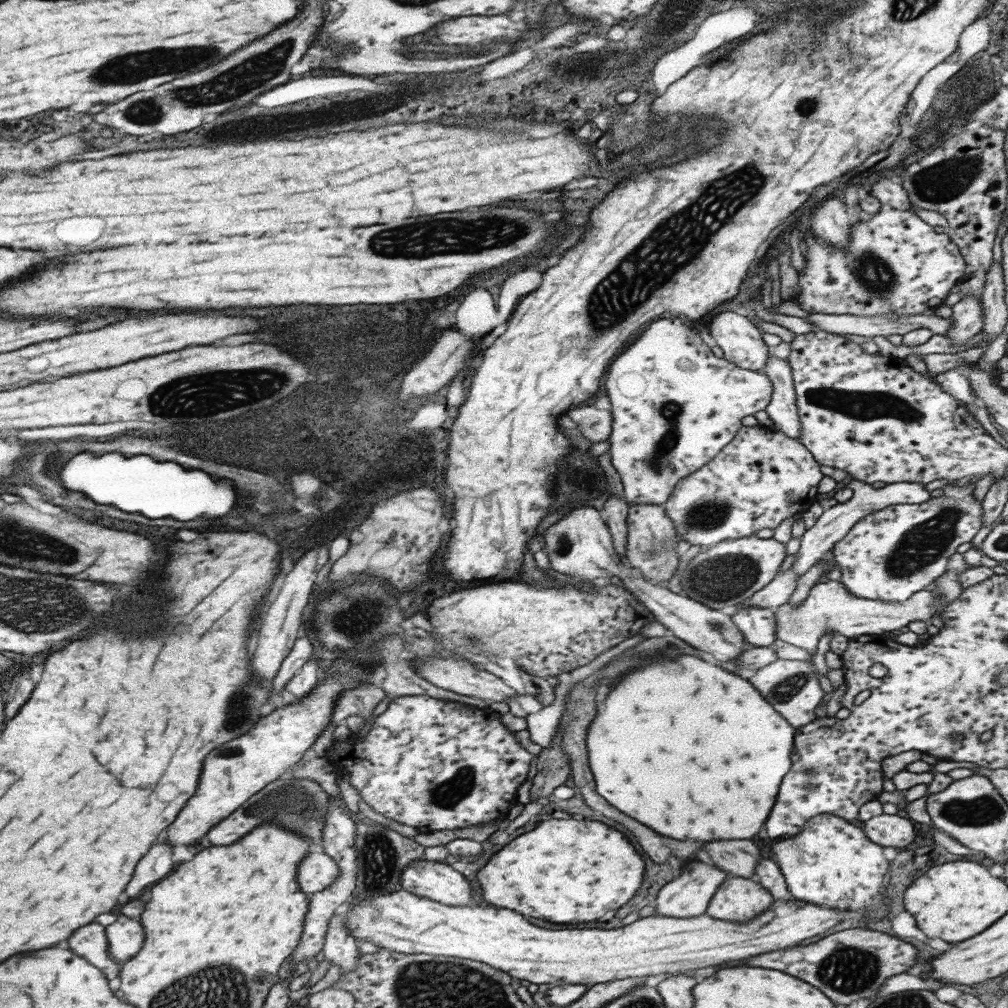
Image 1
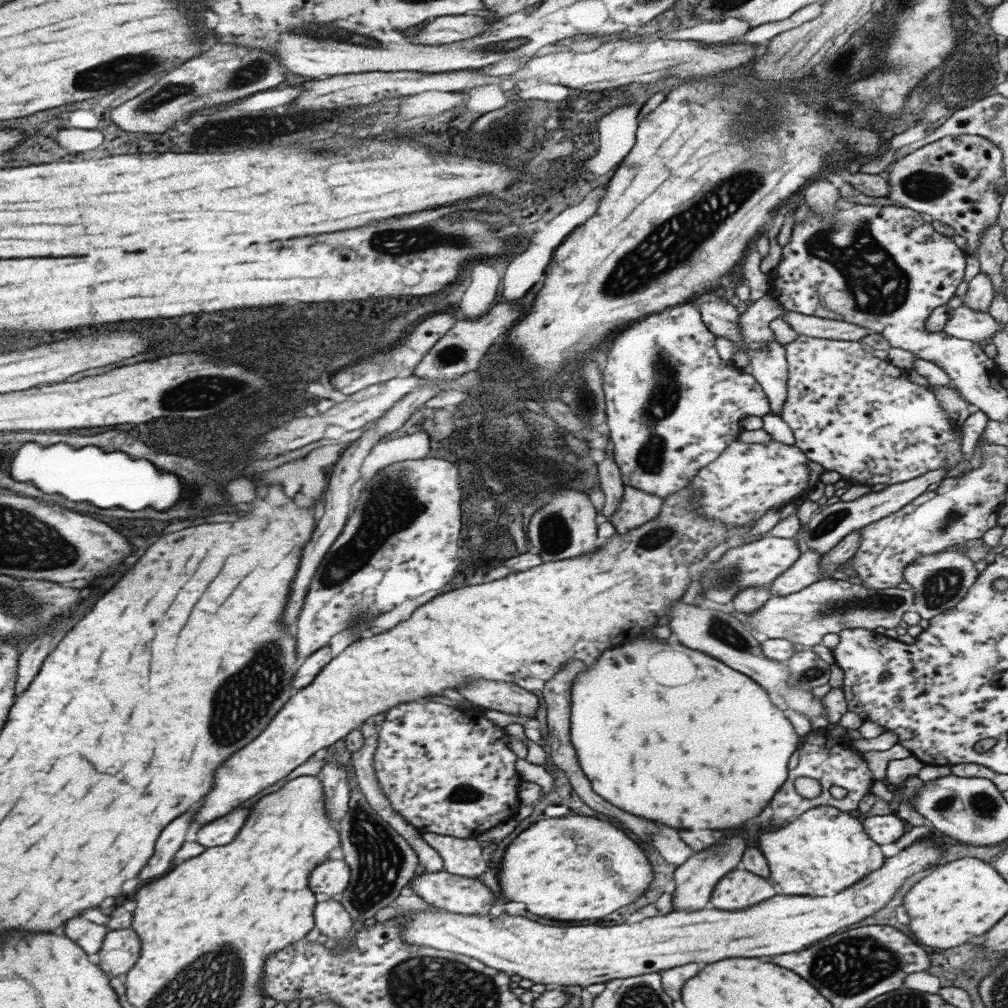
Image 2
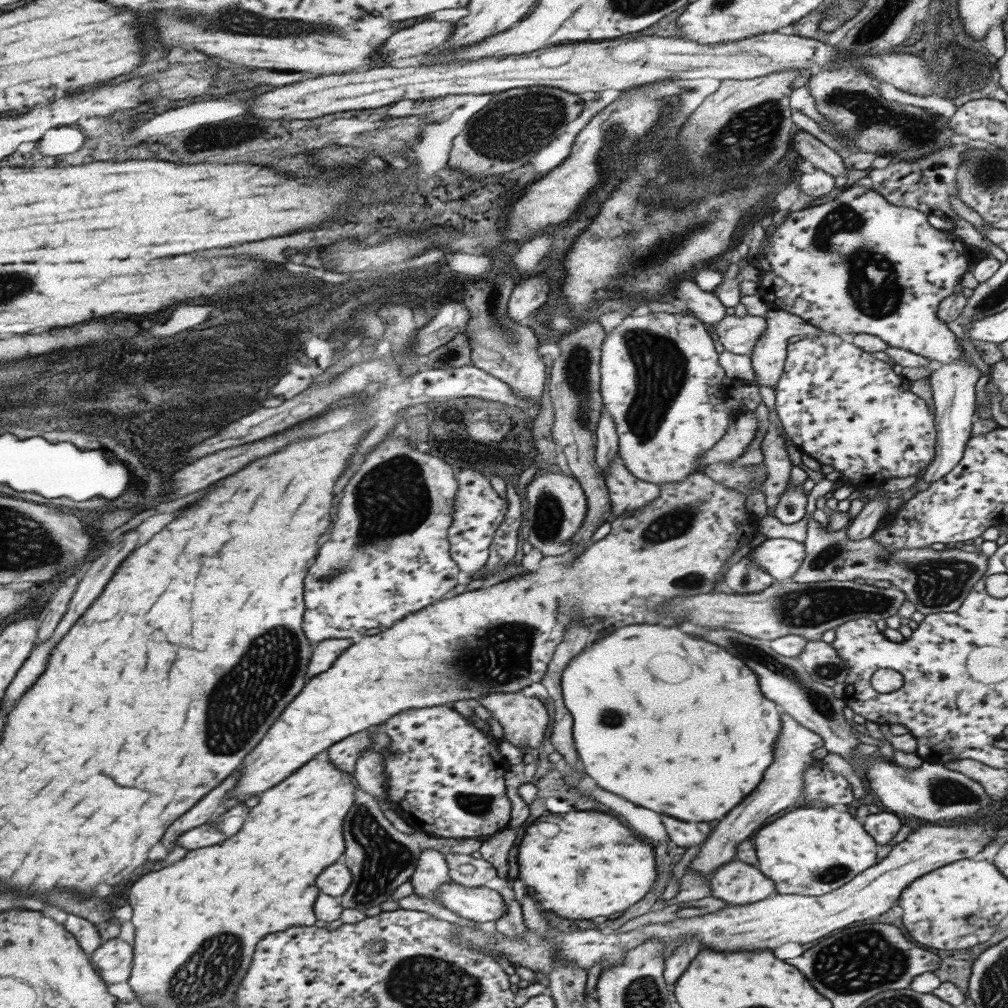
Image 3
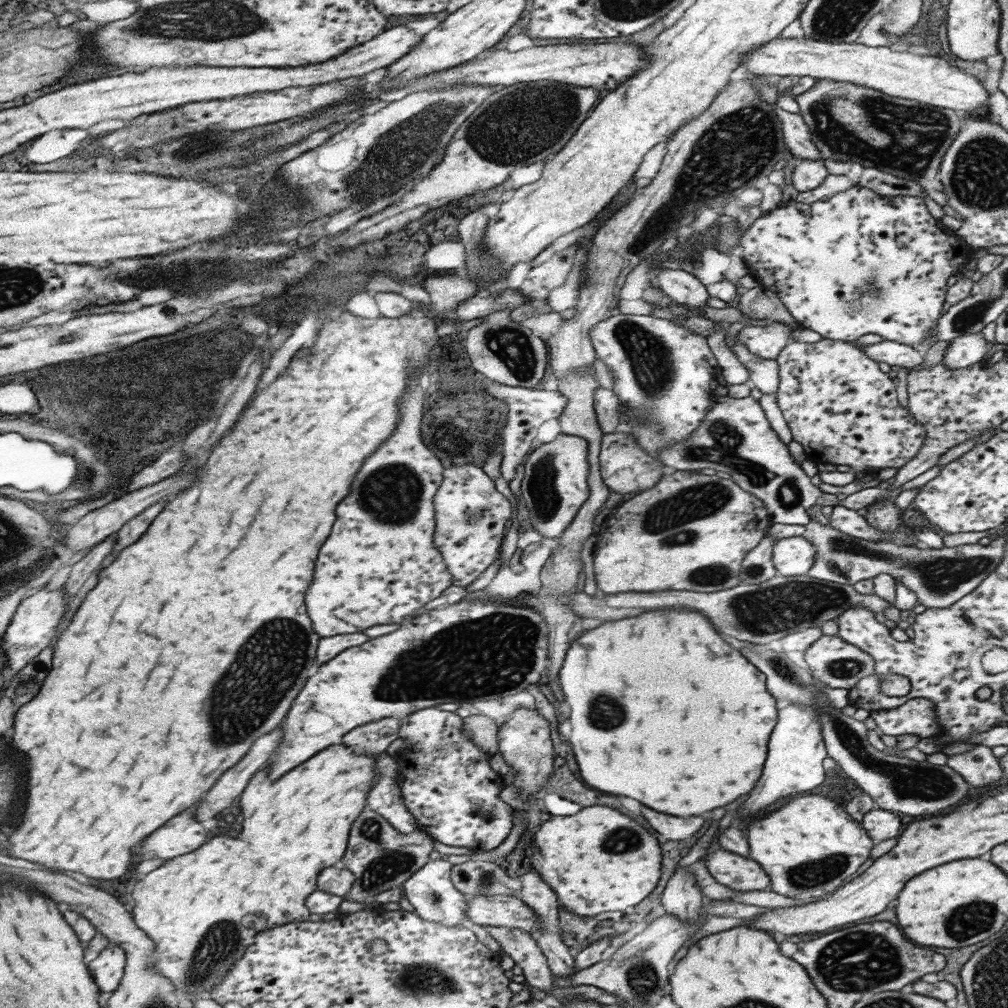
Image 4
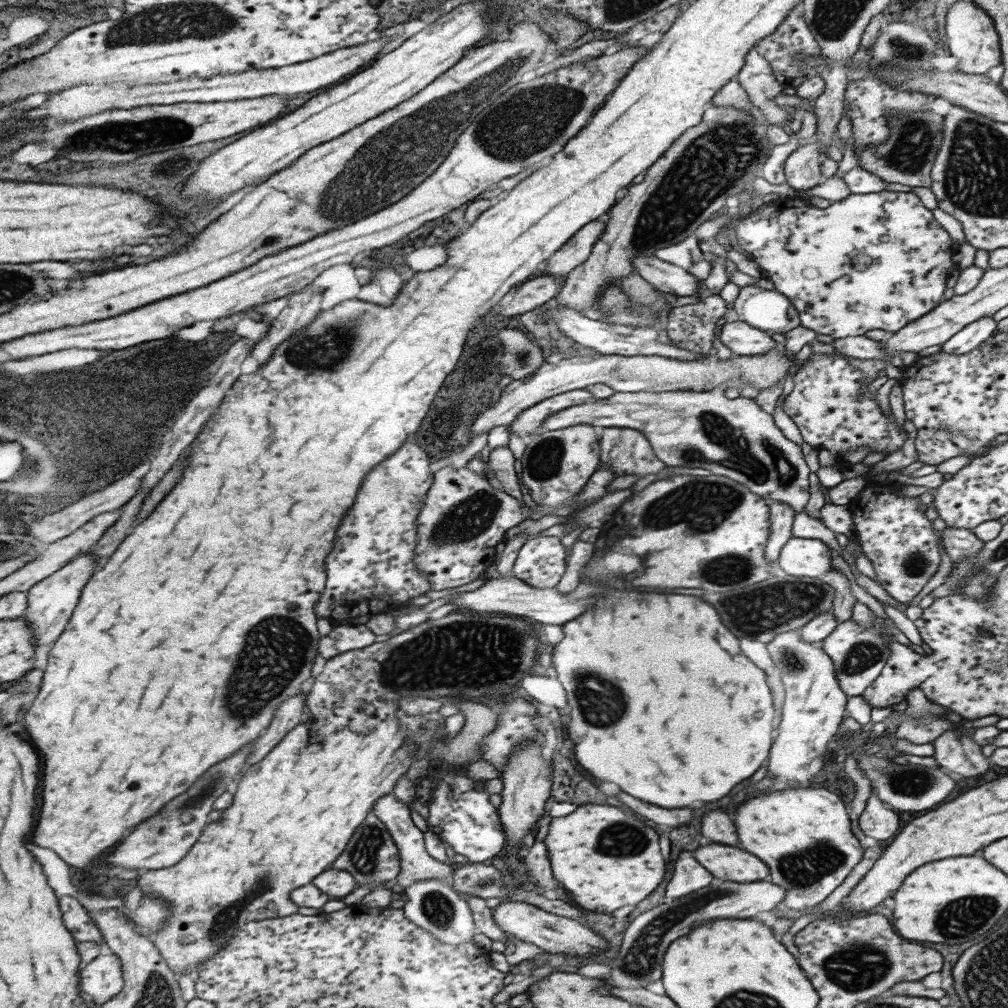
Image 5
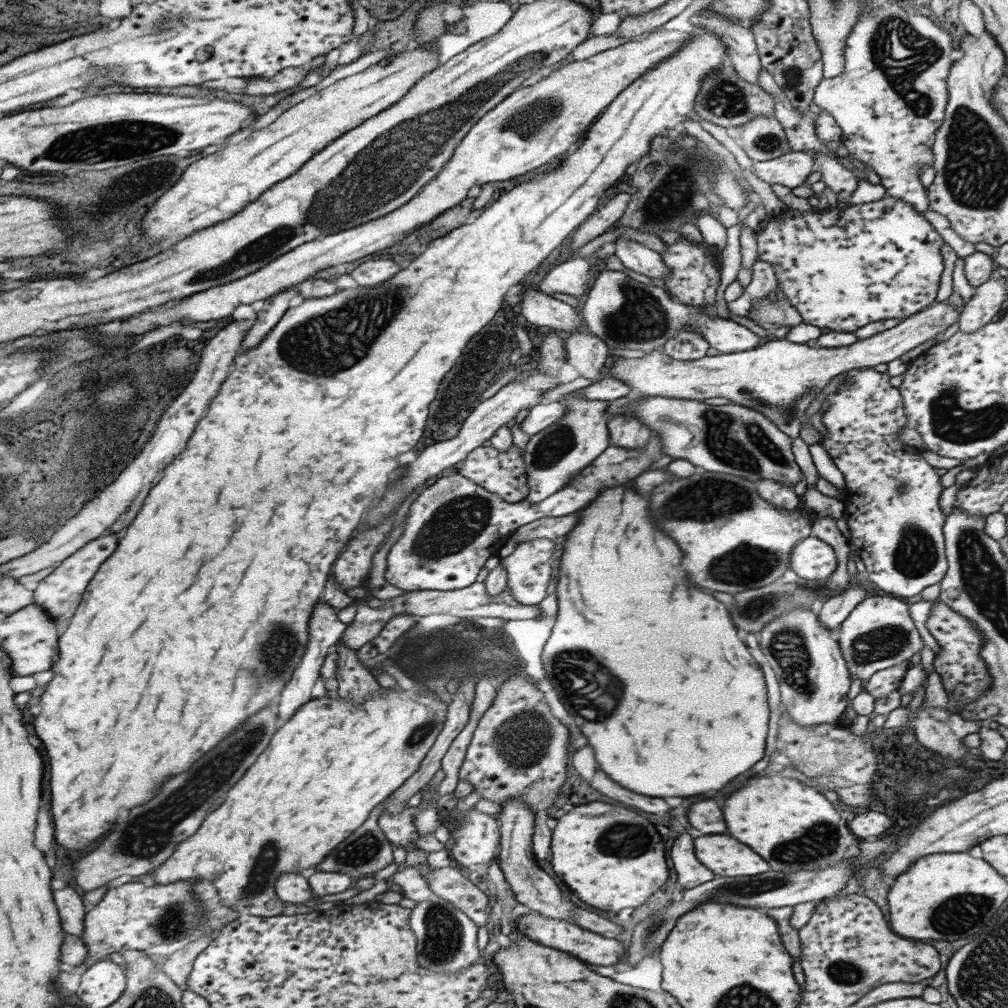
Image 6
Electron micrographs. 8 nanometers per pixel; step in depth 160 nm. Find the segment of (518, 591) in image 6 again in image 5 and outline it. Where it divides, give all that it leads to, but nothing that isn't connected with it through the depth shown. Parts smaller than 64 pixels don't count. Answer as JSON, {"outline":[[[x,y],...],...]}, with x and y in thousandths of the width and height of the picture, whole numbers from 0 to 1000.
{"outline":[[[551,532],[523,534],[513,547],[507,571],[529,583],[549,583],[562,563],[561,545],[555,537]]]}

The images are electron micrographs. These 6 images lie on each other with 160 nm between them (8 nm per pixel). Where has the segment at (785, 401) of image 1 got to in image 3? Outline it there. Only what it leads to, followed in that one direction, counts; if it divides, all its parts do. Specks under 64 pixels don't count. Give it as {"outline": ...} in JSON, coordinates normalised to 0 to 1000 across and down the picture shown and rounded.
{"outline":[[[764,305],[759,312],[759,320],[758,330],[755,330],[746,346],[744,361],[748,378],[768,385],[776,370],[776,354],[780,352],[781,336],[785,333],[816,332],[816,328],[805,324],[791,313]]]}

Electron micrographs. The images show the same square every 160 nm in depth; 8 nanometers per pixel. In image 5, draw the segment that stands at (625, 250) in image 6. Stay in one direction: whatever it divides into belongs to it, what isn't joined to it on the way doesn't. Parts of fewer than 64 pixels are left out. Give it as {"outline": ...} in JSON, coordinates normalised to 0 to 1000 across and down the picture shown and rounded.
{"outline":[[[650,253],[628,255],[627,265],[638,278],[654,290],[672,296],[690,294],[694,290],[694,280],[688,273],[673,264],[655,259]]]}

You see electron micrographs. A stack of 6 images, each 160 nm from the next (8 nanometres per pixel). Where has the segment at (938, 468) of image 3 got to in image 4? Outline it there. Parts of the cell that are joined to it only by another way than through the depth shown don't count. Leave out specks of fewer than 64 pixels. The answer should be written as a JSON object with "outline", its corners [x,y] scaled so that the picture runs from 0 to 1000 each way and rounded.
{"outline":[[[972,330],[948,333],[941,338],[934,361],[940,367],[961,365],[975,356],[982,342]]]}

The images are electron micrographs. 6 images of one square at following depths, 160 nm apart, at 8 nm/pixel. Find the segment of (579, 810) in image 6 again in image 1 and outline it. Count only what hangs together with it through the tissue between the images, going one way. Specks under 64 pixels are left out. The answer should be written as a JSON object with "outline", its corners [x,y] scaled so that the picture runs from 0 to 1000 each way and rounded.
{"outline":[[[541,813],[531,823],[513,829],[499,839],[473,866],[477,889],[483,899],[505,901],[513,907],[535,911],[551,917],[574,917],[596,911],[602,903],[618,899],[634,881],[638,873],[638,855],[630,841],[618,831],[616,825],[580,813]]]}

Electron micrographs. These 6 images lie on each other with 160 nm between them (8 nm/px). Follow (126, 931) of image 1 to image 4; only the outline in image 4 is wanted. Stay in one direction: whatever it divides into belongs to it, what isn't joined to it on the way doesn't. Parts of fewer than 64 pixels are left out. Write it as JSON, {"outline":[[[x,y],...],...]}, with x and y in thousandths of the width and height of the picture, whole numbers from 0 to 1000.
{"outline":[[[108,937],[99,942],[85,959],[98,983],[111,984],[116,980],[123,963],[123,944],[116,937]]]}

